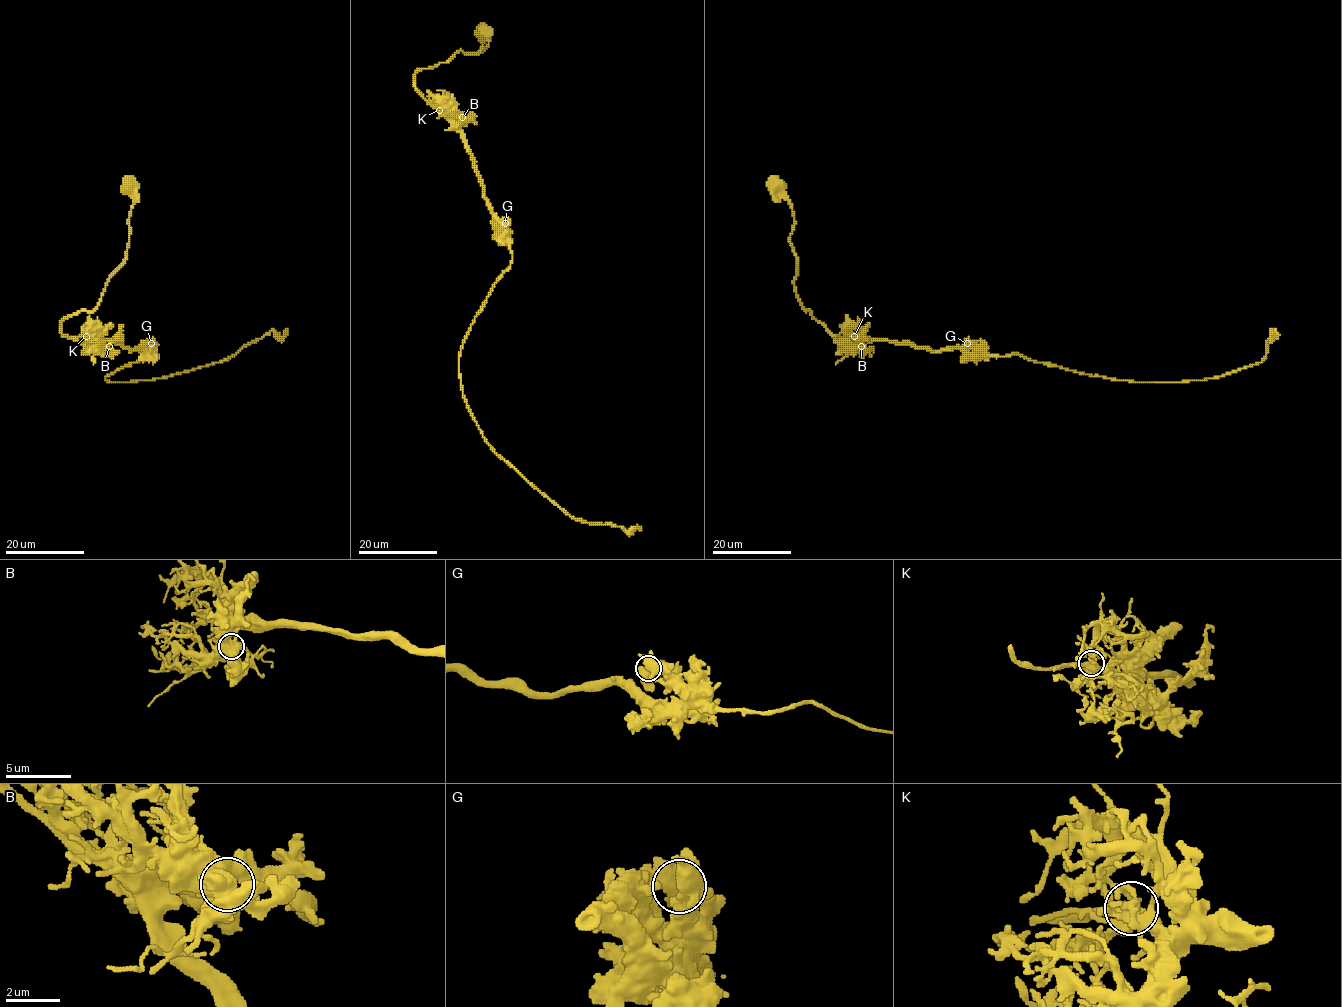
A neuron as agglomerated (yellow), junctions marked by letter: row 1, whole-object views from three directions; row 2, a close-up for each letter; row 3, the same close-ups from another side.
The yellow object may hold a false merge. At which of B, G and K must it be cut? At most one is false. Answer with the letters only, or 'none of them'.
none of them

